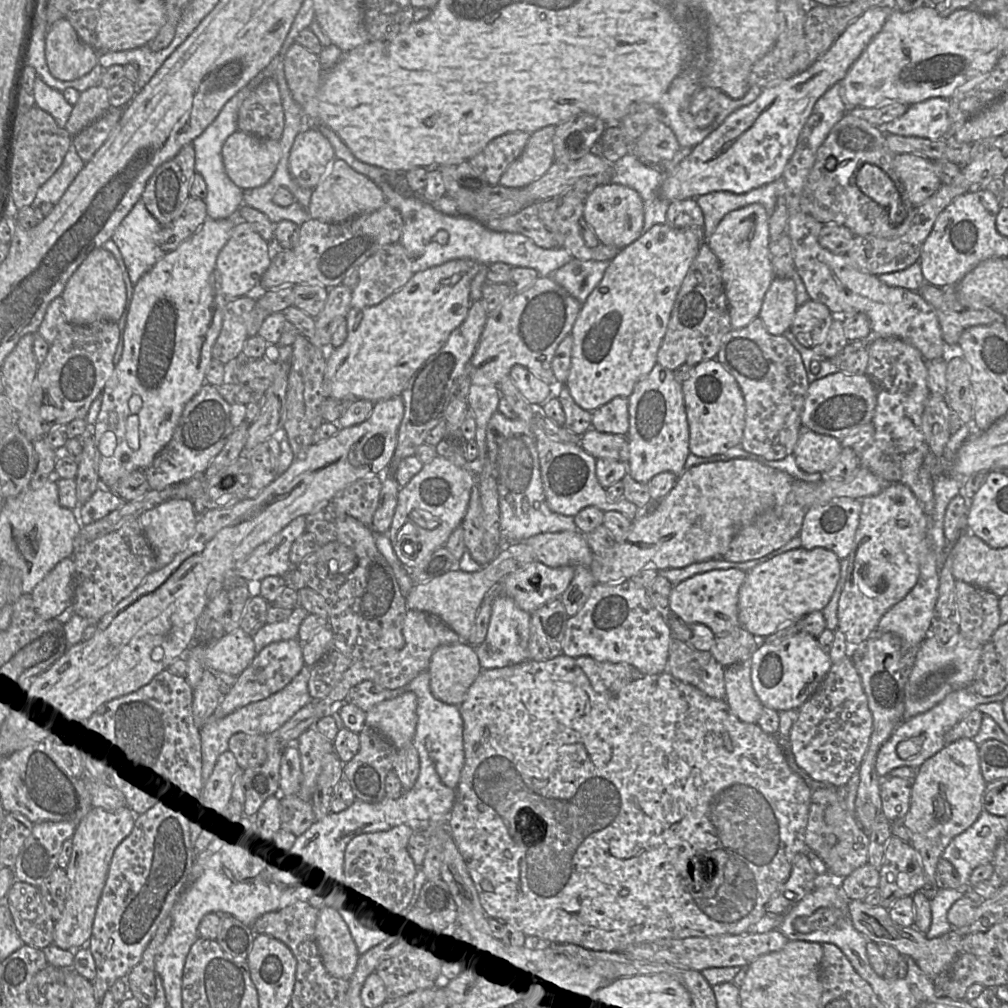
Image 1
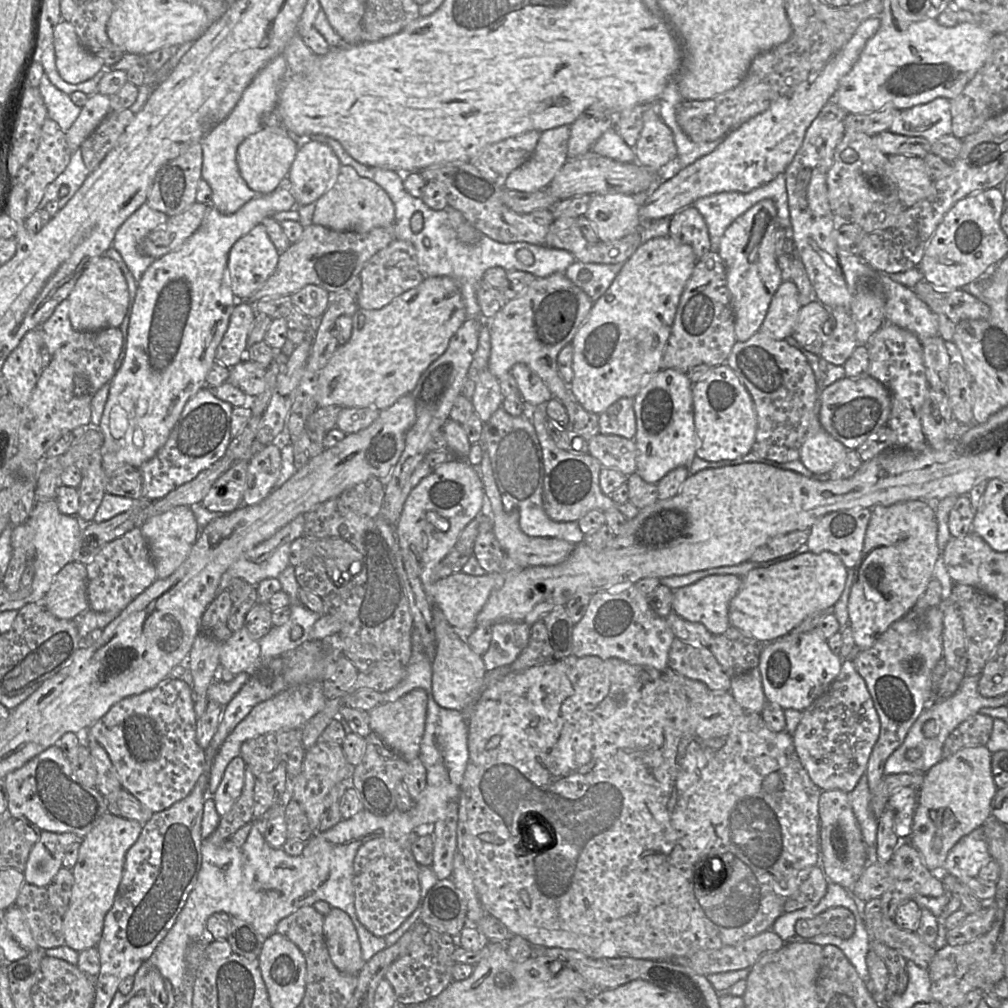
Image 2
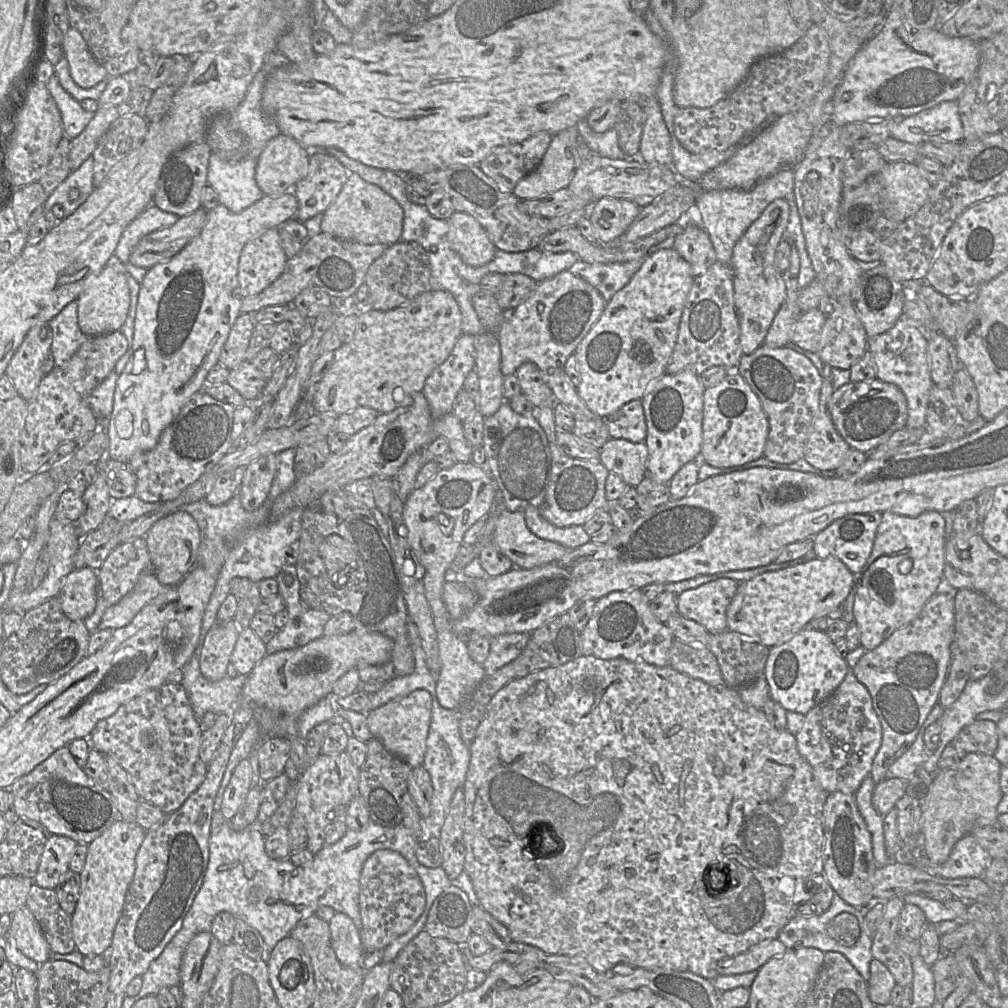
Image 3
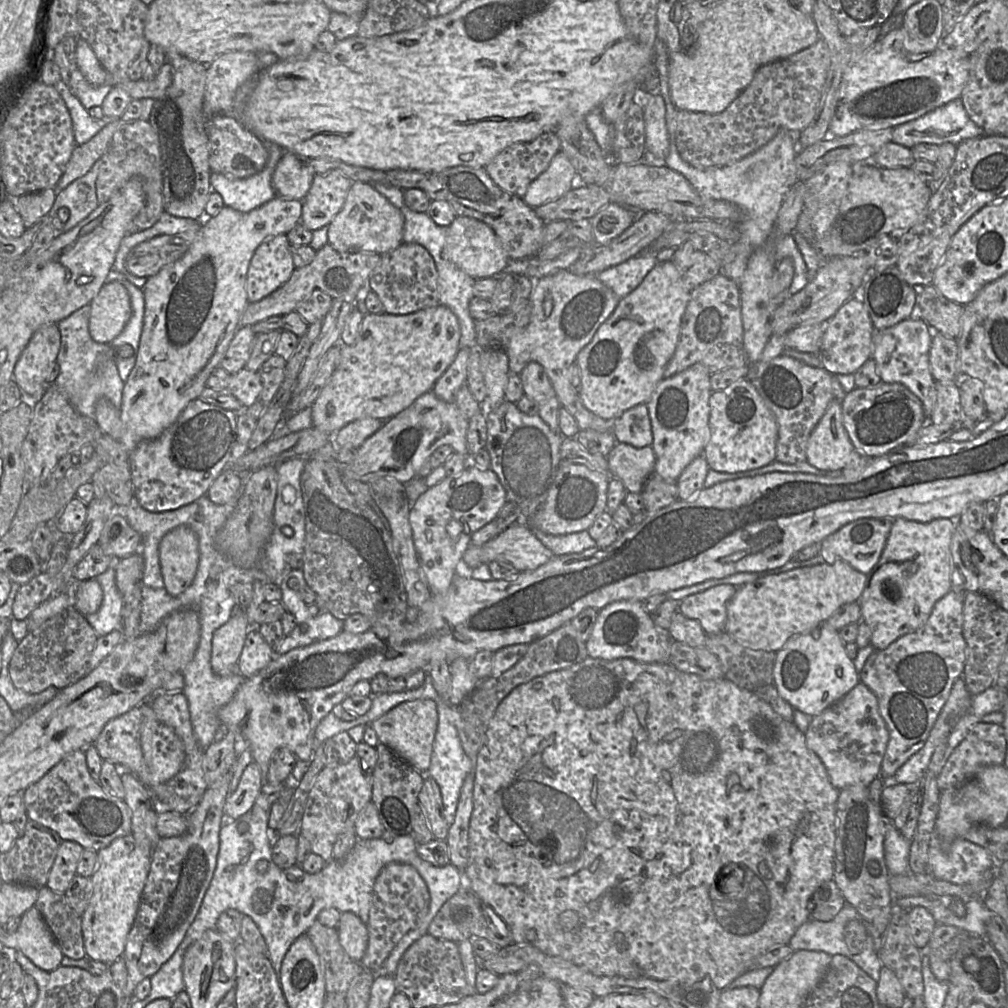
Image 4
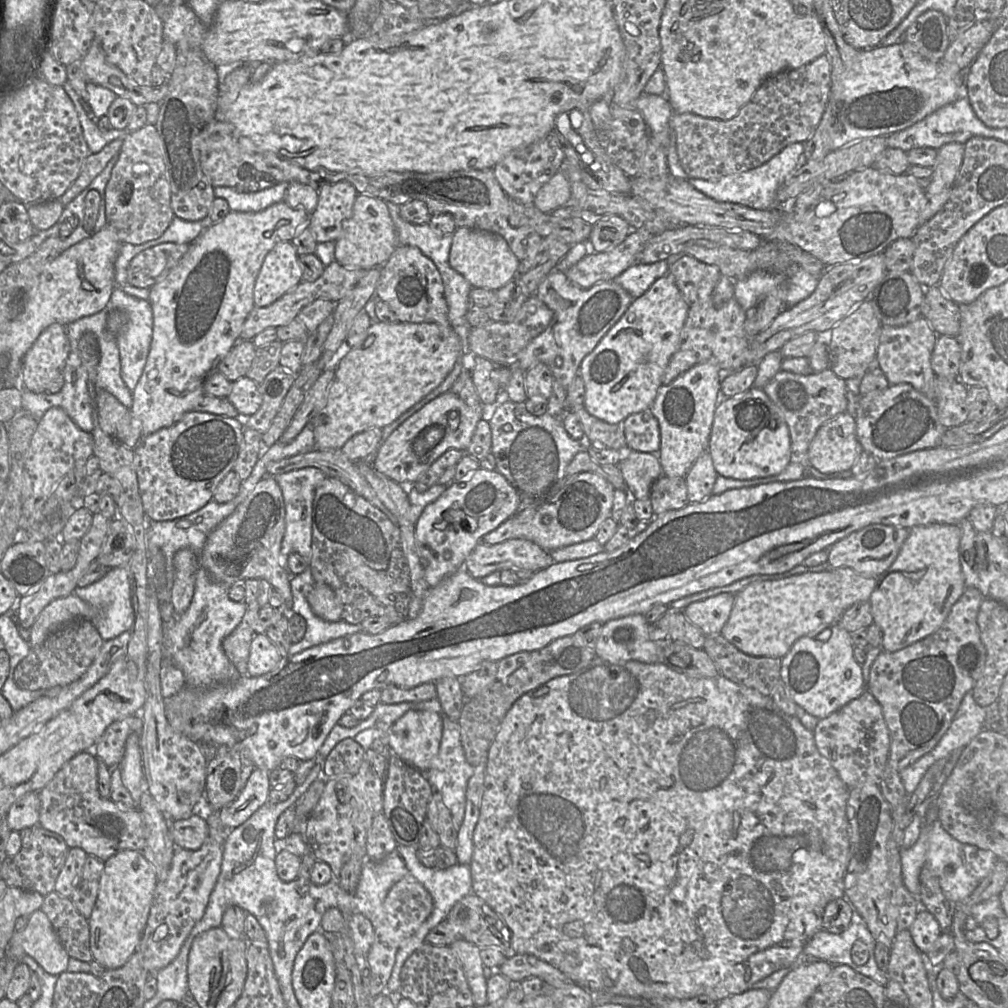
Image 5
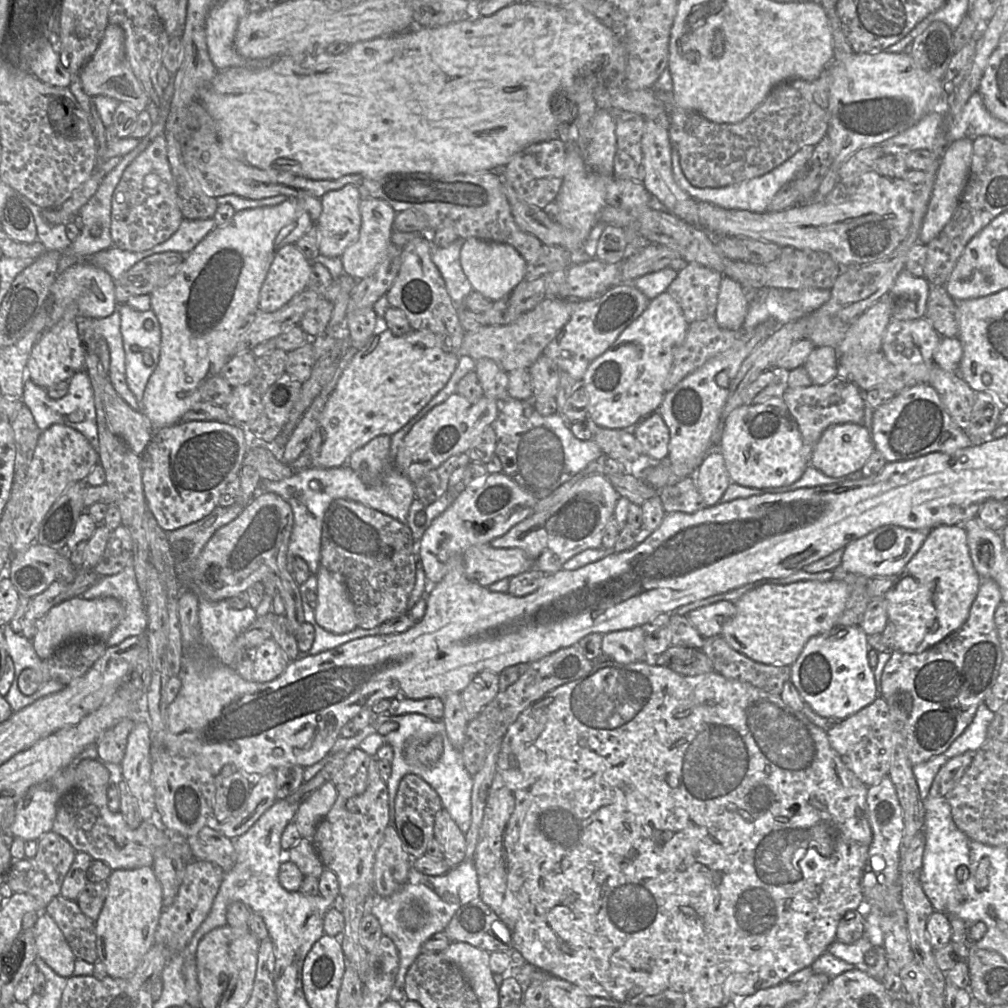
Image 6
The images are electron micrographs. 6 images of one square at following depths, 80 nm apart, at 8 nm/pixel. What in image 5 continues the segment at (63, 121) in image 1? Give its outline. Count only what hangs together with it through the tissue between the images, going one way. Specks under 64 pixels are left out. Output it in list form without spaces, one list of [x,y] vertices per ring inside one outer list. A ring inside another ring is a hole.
[[[68,81],[64,83],[63,89],[66,91],[74,104],[77,116],[82,127],[83,136],[91,153],[97,153],[101,151],[107,144],[116,139],[123,140],[125,138],[128,130],[118,130],[112,127],[100,127],[98,122],[88,115],[80,100],[75,97]]]

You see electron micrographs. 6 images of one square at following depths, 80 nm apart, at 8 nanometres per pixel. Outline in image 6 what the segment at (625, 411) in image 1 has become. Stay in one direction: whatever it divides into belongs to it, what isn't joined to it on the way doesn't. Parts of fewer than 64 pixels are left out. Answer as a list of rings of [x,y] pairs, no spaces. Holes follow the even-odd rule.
[[[658,412],[645,417],[629,432],[632,432],[641,444],[644,455],[656,461],[667,460],[670,432]]]

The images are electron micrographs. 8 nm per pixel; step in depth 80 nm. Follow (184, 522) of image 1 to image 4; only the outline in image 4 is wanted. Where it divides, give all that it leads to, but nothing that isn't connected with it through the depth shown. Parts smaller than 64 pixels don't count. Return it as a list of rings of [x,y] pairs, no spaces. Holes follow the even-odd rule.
[[[178,526],[163,536],[159,562],[164,588],[171,596],[179,596],[192,584],[199,554],[198,537],[189,527]]]

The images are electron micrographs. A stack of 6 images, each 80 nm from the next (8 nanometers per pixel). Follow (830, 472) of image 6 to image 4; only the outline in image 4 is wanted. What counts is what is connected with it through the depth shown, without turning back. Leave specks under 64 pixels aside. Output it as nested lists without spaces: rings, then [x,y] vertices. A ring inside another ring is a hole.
[[[835,397],[810,434],[806,461],[823,471],[842,470],[854,450],[843,424],[841,401]]]

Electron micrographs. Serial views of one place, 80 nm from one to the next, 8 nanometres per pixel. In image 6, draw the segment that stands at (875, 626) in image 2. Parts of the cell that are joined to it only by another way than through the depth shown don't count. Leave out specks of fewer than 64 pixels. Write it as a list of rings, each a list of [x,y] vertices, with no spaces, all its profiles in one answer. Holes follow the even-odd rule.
[[[940,525],[932,528],[924,543],[907,563],[885,593],[889,622],[895,626],[895,651],[919,654],[957,631],[968,619],[982,578],[974,568],[967,534],[962,525]]]

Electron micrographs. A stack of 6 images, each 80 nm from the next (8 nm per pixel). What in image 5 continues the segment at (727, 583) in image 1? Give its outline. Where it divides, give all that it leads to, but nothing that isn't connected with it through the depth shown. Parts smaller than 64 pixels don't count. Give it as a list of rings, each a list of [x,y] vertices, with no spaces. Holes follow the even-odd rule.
[[[720,593],[689,604],[683,613],[705,636],[719,634],[729,619],[734,600],[735,595]]]

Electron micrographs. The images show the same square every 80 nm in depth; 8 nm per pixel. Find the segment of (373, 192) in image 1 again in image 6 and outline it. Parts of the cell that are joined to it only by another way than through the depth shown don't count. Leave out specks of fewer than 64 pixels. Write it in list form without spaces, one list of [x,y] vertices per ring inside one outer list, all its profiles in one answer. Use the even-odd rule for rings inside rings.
[[[361,198],[359,209],[362,220],[359,238],[340,257],[345,273],[352,276],[356,281],[372,273],[394,247],[391,235],[397,214],[387,202],[375,198]]]

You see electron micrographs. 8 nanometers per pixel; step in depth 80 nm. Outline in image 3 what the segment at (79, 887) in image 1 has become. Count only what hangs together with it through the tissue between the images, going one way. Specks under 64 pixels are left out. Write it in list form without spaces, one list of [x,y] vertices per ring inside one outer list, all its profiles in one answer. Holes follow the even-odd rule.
[[[114,822],[87,845],[87,855],[80,875],[80,895],[71,915],[76,951],[84,956],[101,955],[111,945],[125,897],[132,882],[136,855],[147,831],[135,822]]]

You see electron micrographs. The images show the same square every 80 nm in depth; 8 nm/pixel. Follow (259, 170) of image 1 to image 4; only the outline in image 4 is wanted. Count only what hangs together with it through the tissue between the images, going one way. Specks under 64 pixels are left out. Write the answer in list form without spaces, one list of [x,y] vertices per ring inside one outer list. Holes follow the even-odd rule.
[[[284,151],[272,174],[272,186],[277,196],[302,201],[316,174],[306,161],[290,151]]]

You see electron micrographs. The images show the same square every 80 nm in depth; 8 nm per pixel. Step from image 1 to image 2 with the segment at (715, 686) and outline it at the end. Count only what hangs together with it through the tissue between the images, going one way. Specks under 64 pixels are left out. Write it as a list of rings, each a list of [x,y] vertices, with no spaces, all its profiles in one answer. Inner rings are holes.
[[[675,638],[669,651],[668,667],[686,678],[704,683],[712,691],[730,691],[731,678],[709,648]]]

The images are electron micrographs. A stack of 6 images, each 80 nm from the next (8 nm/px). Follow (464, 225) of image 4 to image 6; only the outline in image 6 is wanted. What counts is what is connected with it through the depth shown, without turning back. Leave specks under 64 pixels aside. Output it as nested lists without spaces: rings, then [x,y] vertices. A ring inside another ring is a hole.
[[[468,238],[463,240],[460,262],[474,291],[496,302],[511,292],[524,280],[527,262],[509,244]]]

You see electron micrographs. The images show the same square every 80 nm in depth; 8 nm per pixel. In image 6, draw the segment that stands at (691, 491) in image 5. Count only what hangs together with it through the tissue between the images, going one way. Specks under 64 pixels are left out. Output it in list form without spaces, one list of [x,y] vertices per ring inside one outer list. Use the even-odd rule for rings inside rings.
[[[709,450],[692,477],[707,507],[720,503],[732,483],[719,450]]]

